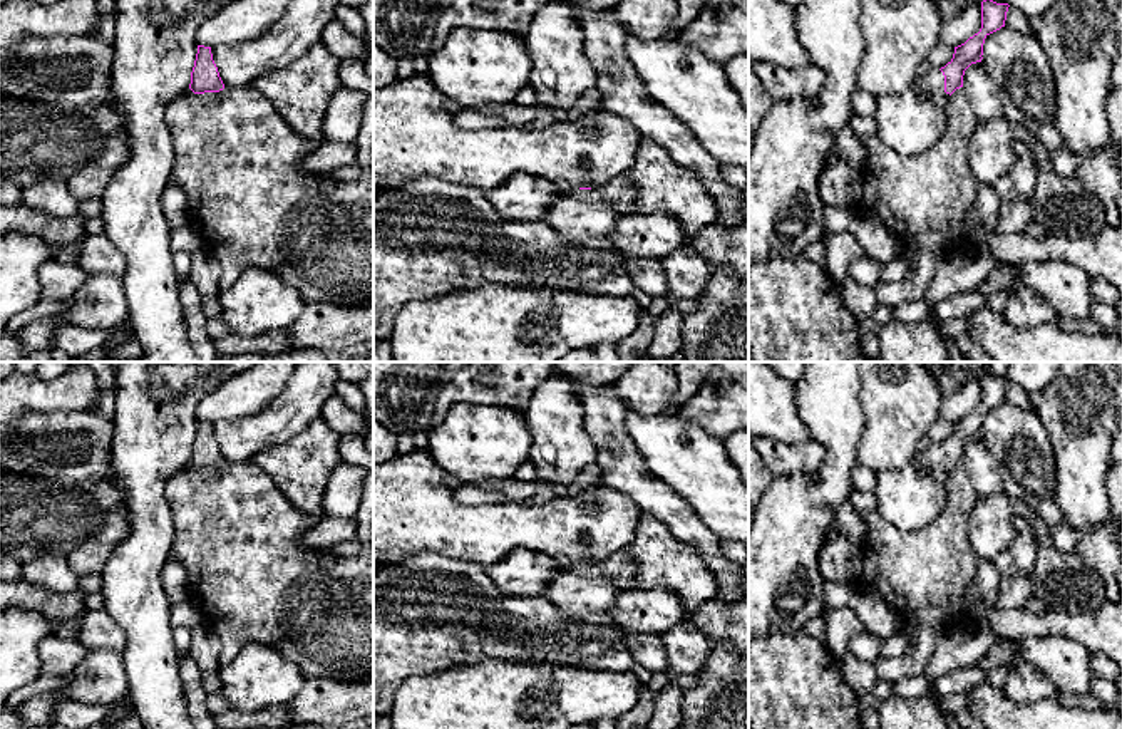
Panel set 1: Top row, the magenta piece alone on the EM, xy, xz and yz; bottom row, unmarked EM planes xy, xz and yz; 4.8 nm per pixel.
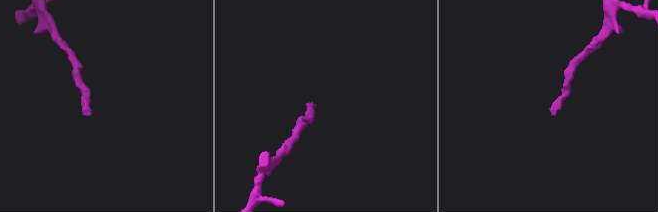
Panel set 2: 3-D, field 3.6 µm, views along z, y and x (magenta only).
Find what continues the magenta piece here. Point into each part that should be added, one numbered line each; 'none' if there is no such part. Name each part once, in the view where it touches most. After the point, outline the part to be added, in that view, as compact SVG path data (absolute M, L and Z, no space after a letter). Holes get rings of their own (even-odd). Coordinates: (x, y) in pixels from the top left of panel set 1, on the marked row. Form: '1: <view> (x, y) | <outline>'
1: yz (911, 121) | M939 69L916 77L899 94L878 97L872 116L878 137L901 156L914 156L933 147L946 131L944 107L950 97Z

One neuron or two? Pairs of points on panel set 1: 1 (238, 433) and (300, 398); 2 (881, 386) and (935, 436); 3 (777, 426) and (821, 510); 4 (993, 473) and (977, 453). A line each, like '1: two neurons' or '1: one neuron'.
1: one neuron
2: two neurons
3: two neurons
4: one neuron

